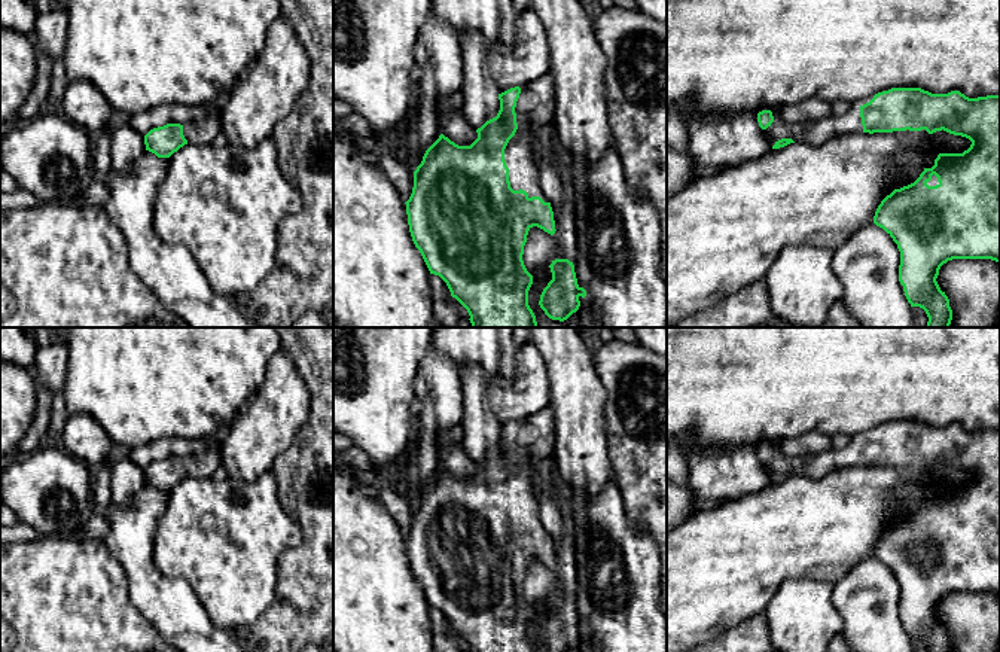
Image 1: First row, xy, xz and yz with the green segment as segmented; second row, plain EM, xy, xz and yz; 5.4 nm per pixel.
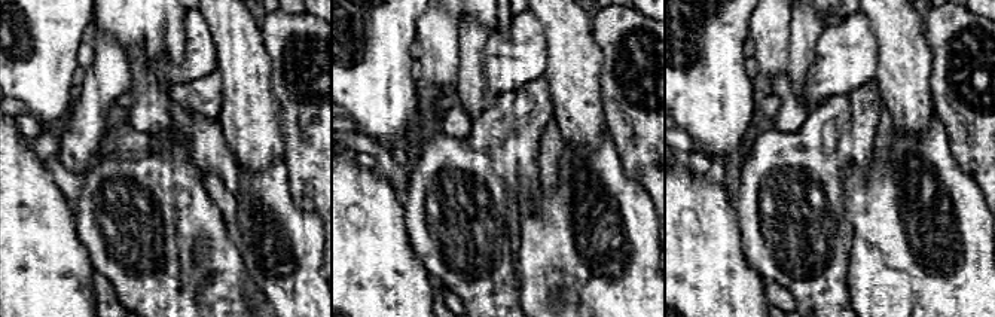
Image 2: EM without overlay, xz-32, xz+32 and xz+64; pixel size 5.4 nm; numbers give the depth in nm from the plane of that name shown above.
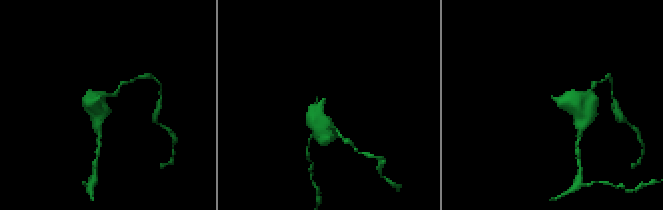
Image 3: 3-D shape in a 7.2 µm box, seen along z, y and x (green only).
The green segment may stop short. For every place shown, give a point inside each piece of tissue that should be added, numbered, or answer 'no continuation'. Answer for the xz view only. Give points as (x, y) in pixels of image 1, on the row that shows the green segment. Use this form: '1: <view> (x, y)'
1: xz (536, 104)

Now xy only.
1: xy (204, 131)

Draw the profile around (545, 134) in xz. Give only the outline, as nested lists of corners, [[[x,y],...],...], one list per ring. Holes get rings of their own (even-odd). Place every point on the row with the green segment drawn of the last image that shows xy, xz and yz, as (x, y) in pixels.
[[[551,124],[543,125],[537,130],[533,143],[533,153],[536,164],[540,164],[540,161],[551,152],[552,140],[554,140],[554,128],[551,127]]]

